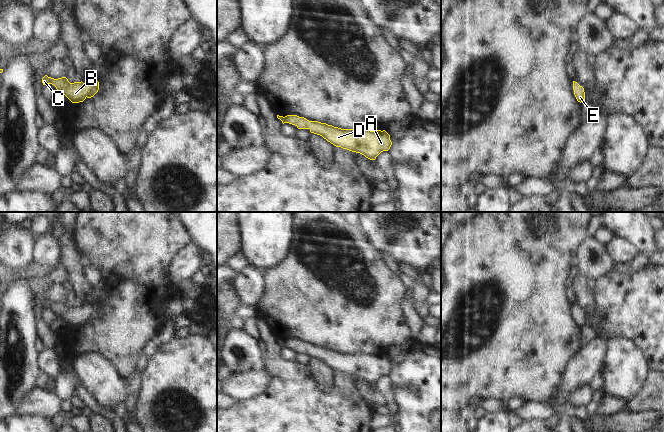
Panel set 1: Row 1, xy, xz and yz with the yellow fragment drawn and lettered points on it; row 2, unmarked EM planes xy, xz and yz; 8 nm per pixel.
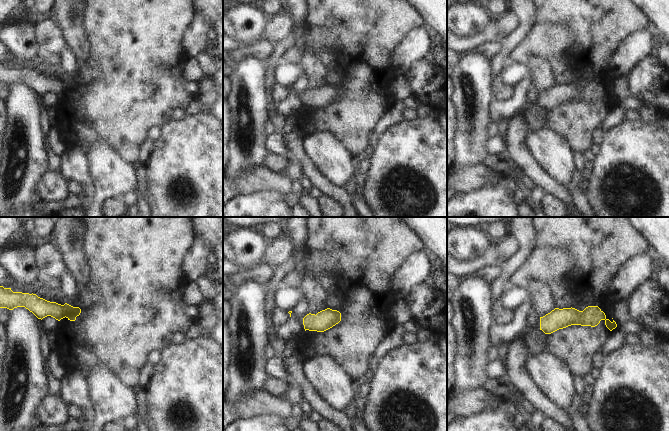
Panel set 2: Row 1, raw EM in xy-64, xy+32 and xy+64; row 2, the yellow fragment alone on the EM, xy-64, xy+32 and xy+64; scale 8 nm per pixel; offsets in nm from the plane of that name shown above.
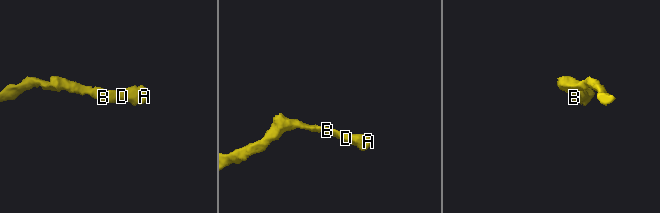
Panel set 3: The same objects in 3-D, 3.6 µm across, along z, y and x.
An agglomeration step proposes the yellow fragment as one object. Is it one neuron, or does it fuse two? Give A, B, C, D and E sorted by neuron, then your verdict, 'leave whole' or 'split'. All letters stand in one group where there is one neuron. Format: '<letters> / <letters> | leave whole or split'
A B C D E | leave whole

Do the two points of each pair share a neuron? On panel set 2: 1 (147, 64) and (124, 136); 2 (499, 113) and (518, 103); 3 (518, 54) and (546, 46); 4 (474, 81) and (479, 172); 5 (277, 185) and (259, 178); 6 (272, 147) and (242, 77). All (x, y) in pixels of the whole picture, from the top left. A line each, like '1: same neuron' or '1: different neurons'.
1: same neuron
2: same neuron
3: same neuron
4: different neurons
5: same neuron
6: different neurons

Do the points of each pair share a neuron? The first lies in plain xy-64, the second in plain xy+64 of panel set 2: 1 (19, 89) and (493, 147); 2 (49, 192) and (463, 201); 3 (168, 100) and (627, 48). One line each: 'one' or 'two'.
1: two
2: two
3: two

